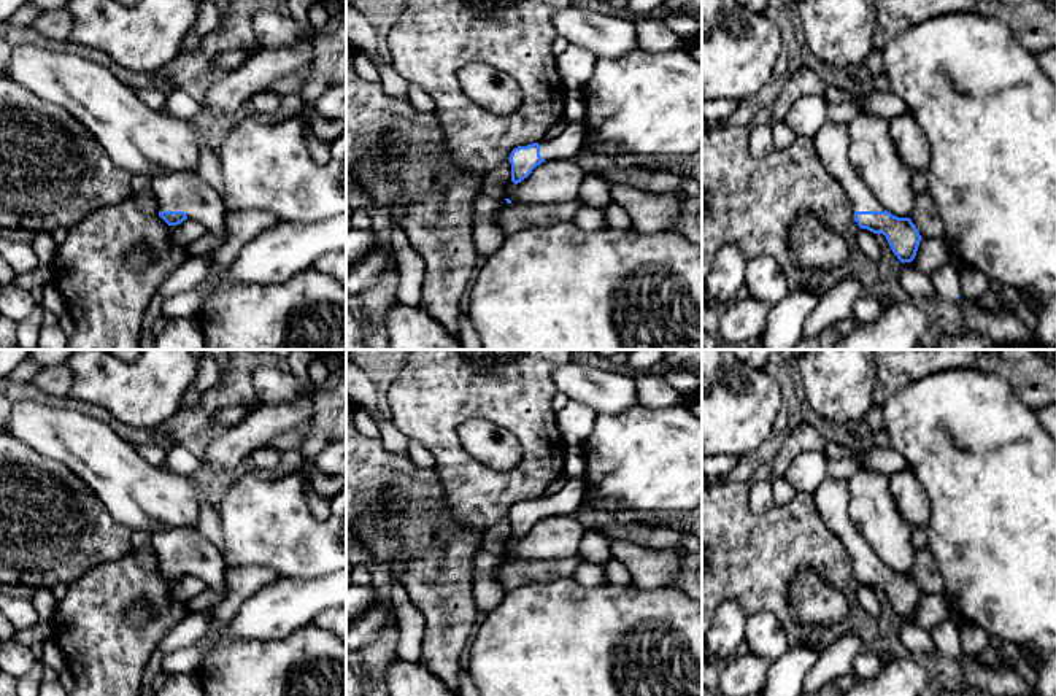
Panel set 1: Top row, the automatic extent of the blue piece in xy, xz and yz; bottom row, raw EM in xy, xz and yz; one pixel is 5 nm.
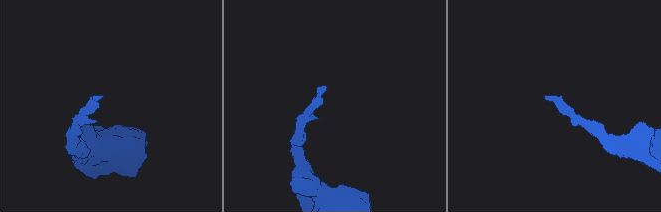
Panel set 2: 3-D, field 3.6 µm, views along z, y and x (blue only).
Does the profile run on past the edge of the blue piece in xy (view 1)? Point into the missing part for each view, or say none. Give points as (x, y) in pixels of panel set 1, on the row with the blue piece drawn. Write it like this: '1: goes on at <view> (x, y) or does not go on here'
1: goes on at xy (175, 191)

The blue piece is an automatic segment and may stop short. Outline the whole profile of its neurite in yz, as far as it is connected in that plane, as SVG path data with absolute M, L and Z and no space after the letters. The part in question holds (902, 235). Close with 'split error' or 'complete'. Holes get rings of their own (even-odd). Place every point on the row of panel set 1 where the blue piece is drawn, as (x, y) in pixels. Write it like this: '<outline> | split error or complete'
M826 121L811 141L823 167L835 175L846 192L858 226L883 234L897 259L911 262L923 237L910 218L886 211L856 173L848 157L848 127Z | split error

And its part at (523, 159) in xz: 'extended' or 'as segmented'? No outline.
extended

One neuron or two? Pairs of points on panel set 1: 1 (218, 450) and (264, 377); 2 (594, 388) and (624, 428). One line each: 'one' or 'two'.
1: two
2: two

